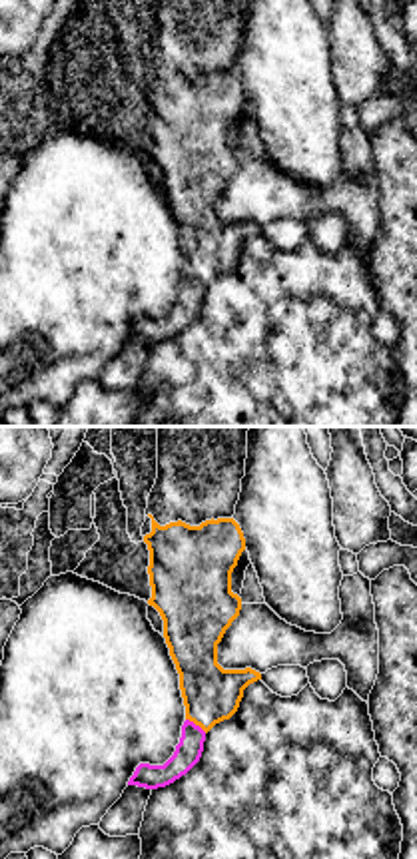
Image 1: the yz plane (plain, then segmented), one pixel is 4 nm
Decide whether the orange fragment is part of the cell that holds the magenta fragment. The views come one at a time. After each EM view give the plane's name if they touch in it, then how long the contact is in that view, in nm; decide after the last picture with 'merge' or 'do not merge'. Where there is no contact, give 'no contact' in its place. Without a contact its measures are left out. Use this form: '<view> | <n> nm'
yz | 110 nm

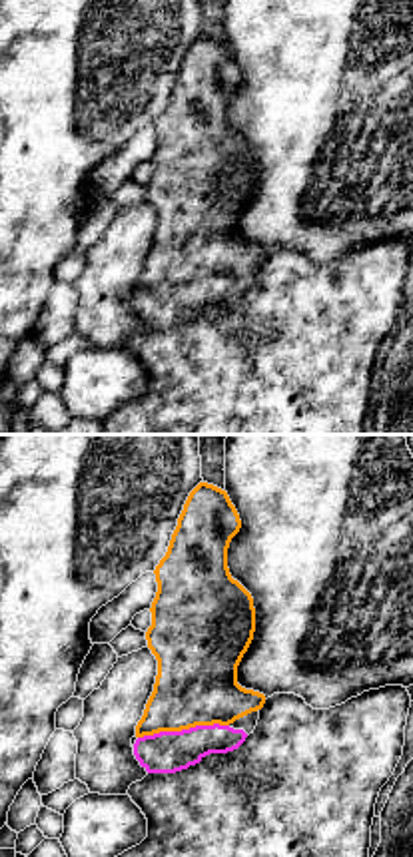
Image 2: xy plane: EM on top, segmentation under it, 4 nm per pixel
xy | 380 nm

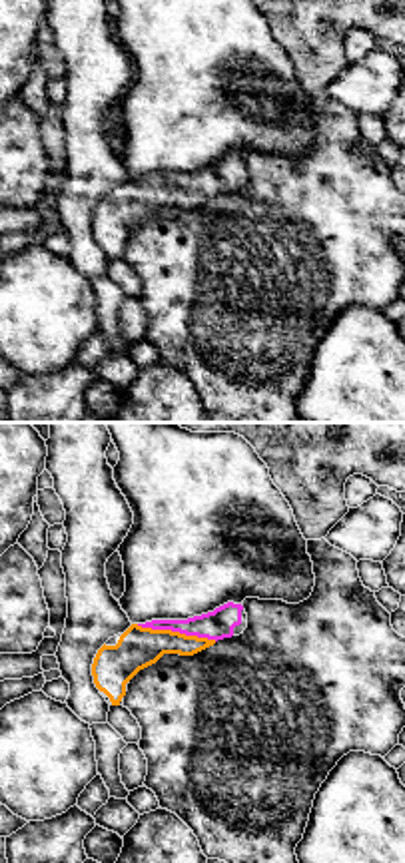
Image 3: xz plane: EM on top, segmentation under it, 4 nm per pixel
xz | 340 nm

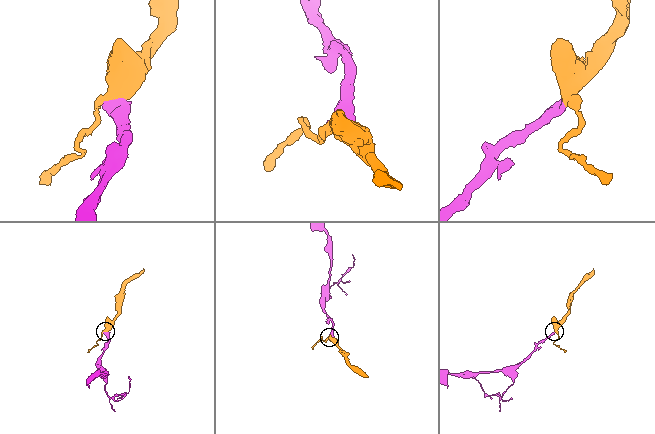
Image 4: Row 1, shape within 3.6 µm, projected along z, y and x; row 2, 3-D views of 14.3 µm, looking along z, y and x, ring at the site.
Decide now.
merge

